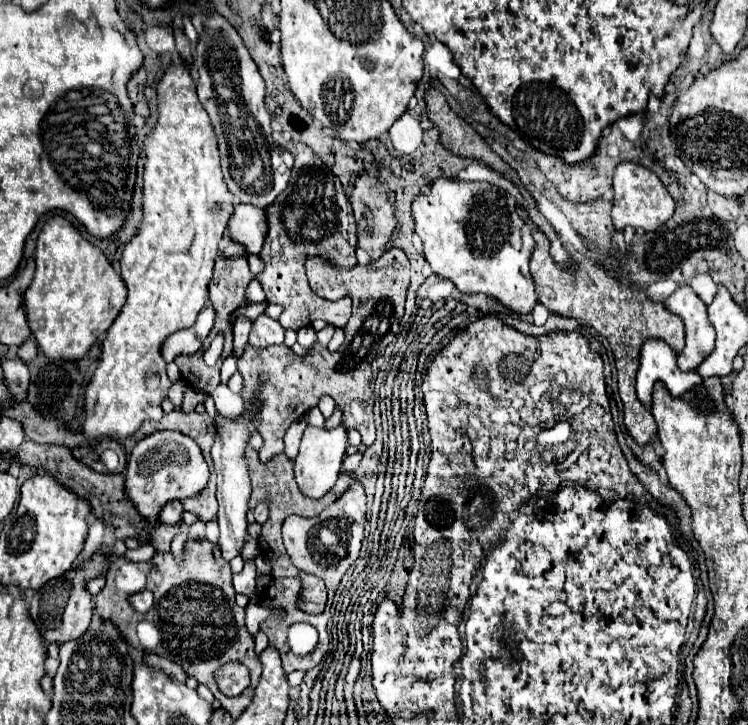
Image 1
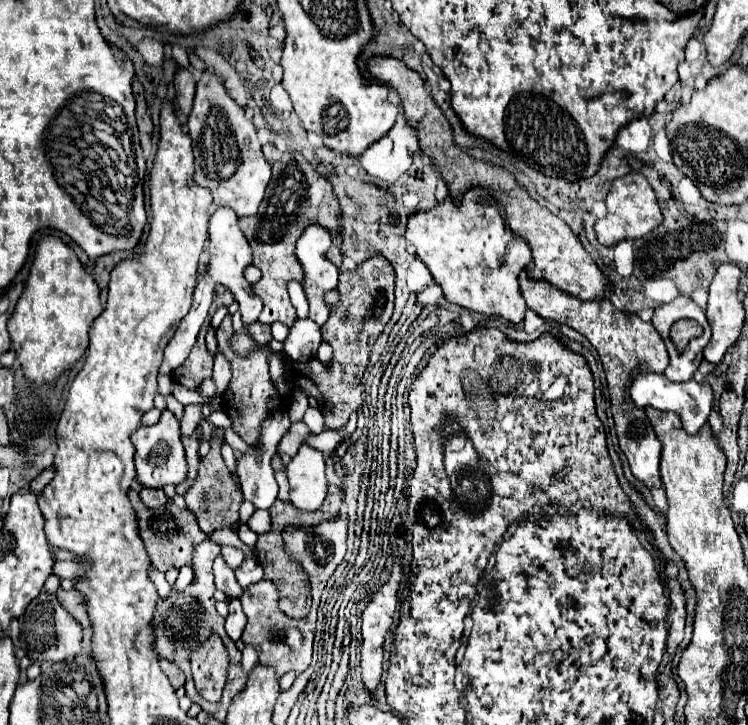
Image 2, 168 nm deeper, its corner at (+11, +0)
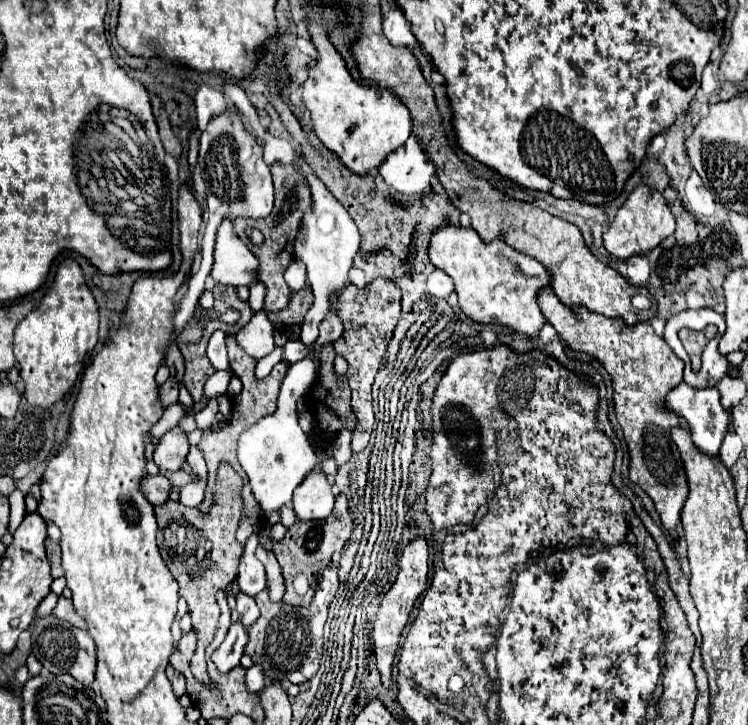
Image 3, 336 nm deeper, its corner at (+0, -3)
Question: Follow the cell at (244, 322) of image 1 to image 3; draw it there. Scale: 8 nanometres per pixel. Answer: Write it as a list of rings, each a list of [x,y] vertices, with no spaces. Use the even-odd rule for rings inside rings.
[[[211,399],[211,401],[207,403],[207,407],[205,407],[205,409],[201,409],[201,411],[197,411],[197,415],[195,415],[197,429],[201,429],[201,431],[209,429],[209,427],[211,427],[211,423],[215,421],[215,413],[217,413],[217,401],[215,401],[215,399]]]

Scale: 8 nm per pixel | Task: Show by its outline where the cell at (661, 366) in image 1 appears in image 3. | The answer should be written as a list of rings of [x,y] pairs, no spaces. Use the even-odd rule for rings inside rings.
[[[679,383],[669,395],[667,395],[667,407],[685,417],[687,423],[691,425],[691,433],[693,433],[693,443],[695,447],[709,455],[709,457],[717,457],[719,455],[719,447],[721,447],[721,441],[725,437],[725,433],[729,431],[729,413],[721,407],[719,403],[719,391],[715,387],[705,387],[705,389],[695,389],[695,387],[689,387],[687,383]]]

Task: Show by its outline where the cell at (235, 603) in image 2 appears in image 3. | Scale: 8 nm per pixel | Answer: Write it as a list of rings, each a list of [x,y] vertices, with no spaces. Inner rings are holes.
[[[239,621],[231,625],[225,641],[219,645],[219,649],[213,653],[213,663],[221,673],[229,673],[239,665],[239,659],[243,657],[243,647],[247,645],[247,631],[239,627]]]

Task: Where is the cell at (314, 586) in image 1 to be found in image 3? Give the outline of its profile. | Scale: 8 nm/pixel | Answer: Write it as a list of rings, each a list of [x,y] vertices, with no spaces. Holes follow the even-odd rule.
[[[339,495],[335,499],[335,509],[333,513],[325,519],[325,521],[319,521],[319,523],[303,523],[303,521],[295,521],[287,535],[279,541],[279,543],[273,543],[273,553],[281,565],[281,571],[283,571],[283,577],[285,577],[285,595],[283,595],[283,601],[289,603],[289,605],[297,605],[297,607],[309,607],[311,603],[311,597],[313,597],[313,591],[317,587],[317,579],[321,577],[321,573],[327,569],[331,557],[335,551],[341,551],[343,545],[349,541],[351,537],[351,531],[353,531],[353,515],[347,507],[347,499],[345,495]],[[297,577],[305,577],[305,587],[299,589],[299,585],[295,587],[295,579]]]

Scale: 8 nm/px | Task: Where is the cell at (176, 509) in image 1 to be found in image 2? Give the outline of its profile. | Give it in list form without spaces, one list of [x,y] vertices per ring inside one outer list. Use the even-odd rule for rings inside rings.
[[[144,488],[144,490],[140,490],[140,498],[142,498],[142,502],[144,502],[148,508],[160,508],[160,506],[164,506],[164,504],[168,502],[164,490],[160,490],[160,488],[158,488],[158,490]]]

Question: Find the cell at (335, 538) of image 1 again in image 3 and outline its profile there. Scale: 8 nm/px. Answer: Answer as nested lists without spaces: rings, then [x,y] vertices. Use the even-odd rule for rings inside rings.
[[[331,563],[331,567],[327,567],[327,571],[323,573],[323,577],[317,585],[317,591],[315,591],[315,597],[313,597],[313,603],[309,609],[291,607],[281,601],[271,603],[267,589],[255,597],[257,605],[261,609],[261,617],[257,619],[255,627],[251,627],[251,631],[249,631],[245,655],[249,655],[255,665],[263,667],[267,683],[289,681],[289,683],[301,685],[317,673],[321,653],[323,653],[323,625],[327,619],[327,607],[329,607],[331,599],[335,597],[337,587],[339,587],[337,567],[335,567],[335,563]]]

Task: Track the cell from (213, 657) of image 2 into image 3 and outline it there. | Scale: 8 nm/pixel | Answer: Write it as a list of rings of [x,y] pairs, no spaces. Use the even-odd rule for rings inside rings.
[[[219,467],[217,485],[215,485],[215,497],[217,499],[215,499],[215,505],[213,505],[209,515],[203,515],[201,511],[185,507],[177,501],[165,501],[163,505],[155,507],[155,515],[157,515],[157,523],[159,523],[157,545],[159,545],[163,561],[167,563],[175,581],[179,583],[179,595],[187,599],[189,613],[191,613],[191,623],[193,623],[193,629],[197,633],[197,649],[195,649],[195,655],[191,657],[191,671],[193,671],[195,679],[201,681],[201,683],[209,683],[209,675],[207,675],[207,669],[205,669],[207,667],[205,647],[213,639],[215,627],[217,627],[217,621],[219,621],[219,605],[217,605],[215,595],[217,595],[217,591],[227,589],[227,585],[237,577],[237,565],[239,565],[239,559],[243,555],[243,545],[235,537],[237,525],[239,525],[239,519],[241,519],[241,511],[243,511],[243,503],[241,503],[239,493],[241,493],[241,477],[231,467]]]

